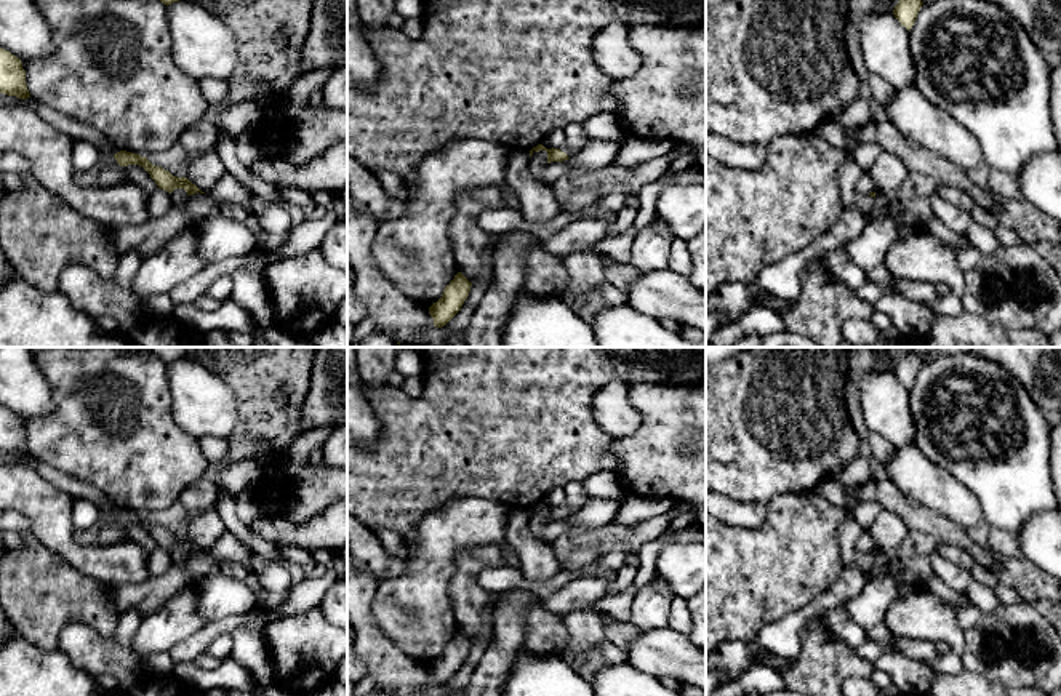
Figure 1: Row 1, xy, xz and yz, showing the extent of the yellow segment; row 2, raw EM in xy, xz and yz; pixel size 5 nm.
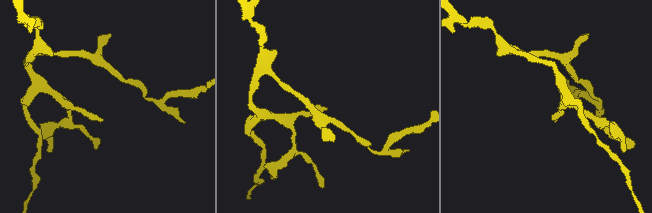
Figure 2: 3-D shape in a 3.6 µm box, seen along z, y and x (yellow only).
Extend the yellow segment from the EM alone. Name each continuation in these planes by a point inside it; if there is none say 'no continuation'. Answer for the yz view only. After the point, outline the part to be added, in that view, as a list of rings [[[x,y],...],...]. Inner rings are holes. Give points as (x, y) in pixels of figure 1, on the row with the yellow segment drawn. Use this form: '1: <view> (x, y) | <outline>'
1: yz (848, 172) | [[[845,160],[839,168],[839,184],[842,190],[843,208],[856,208],[863,214],[874,213],[875,198],[867,195],[858,195],[855,184],[859,178],[861,166],[850,160]]]

